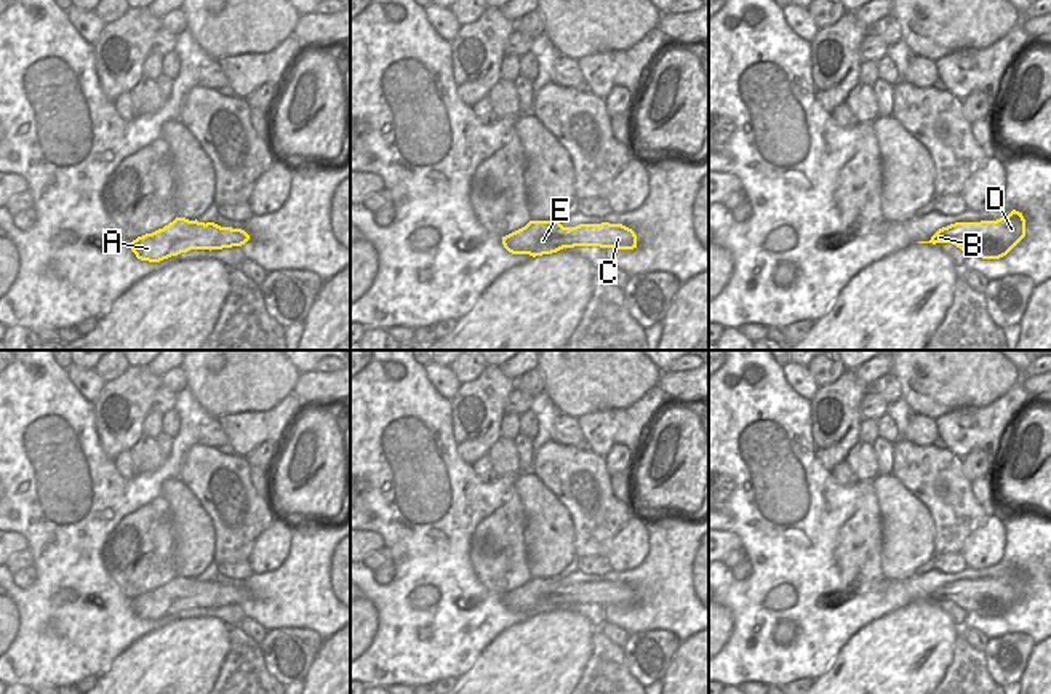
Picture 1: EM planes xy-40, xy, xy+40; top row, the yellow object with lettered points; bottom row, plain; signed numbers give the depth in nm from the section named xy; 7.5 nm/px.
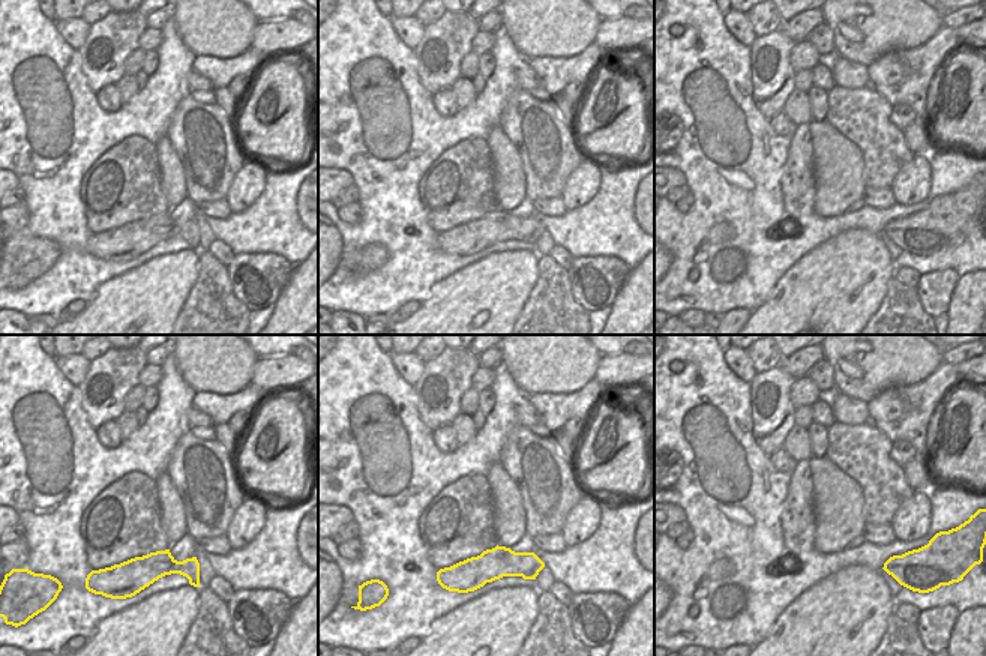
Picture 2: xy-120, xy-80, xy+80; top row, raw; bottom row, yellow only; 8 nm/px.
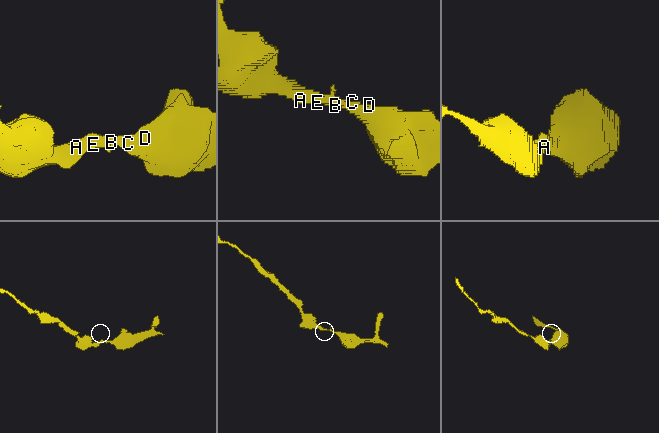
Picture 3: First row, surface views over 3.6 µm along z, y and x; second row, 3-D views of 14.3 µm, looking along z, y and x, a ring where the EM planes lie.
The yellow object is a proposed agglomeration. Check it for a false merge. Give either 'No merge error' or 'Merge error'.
No merge error

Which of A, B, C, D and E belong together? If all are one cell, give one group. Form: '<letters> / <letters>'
A B C D E

